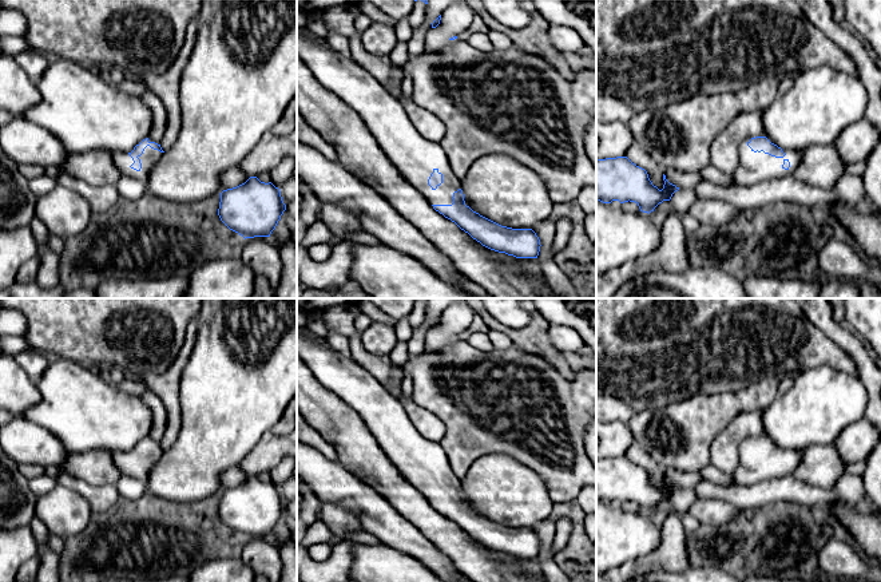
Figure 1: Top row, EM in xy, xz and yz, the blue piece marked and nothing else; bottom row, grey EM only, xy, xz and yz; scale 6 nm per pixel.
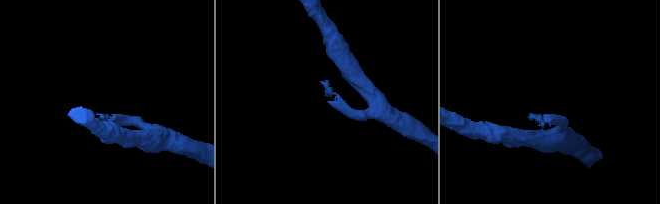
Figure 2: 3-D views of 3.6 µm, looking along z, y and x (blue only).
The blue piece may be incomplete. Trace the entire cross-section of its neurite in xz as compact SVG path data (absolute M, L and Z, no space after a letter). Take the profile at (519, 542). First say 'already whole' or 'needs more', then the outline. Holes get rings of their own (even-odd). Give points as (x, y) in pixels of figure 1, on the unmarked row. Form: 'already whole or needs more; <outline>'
needs more; M297 326L297 356L309 367L321 385L337 395L362 419L376 442L400 471L433 506L483 546L516 558L537 558L540 539L532 528L501 526L465 504L461 482L438 443L425 439L408 417L402 403L372 373L353 359L341 356L325 337L314 336L306 326Z

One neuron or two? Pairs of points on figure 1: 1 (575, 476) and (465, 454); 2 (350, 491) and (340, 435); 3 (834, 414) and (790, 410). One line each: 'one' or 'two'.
1: one
2: two
3: one

